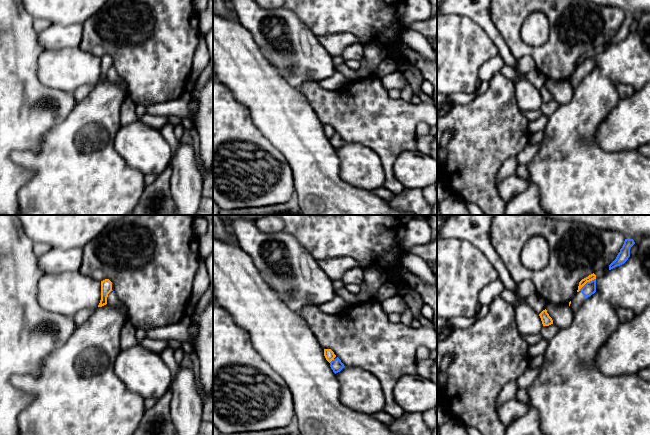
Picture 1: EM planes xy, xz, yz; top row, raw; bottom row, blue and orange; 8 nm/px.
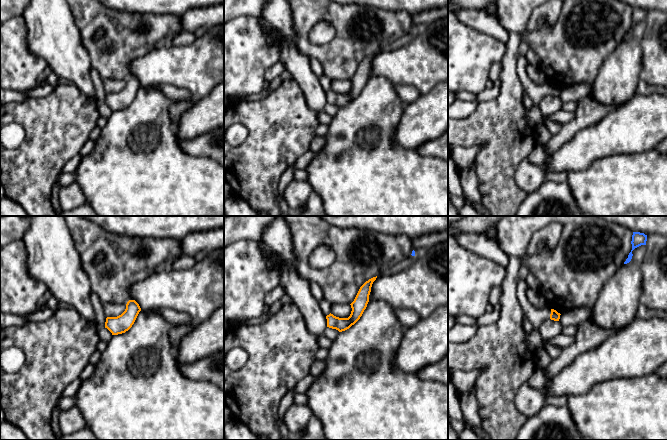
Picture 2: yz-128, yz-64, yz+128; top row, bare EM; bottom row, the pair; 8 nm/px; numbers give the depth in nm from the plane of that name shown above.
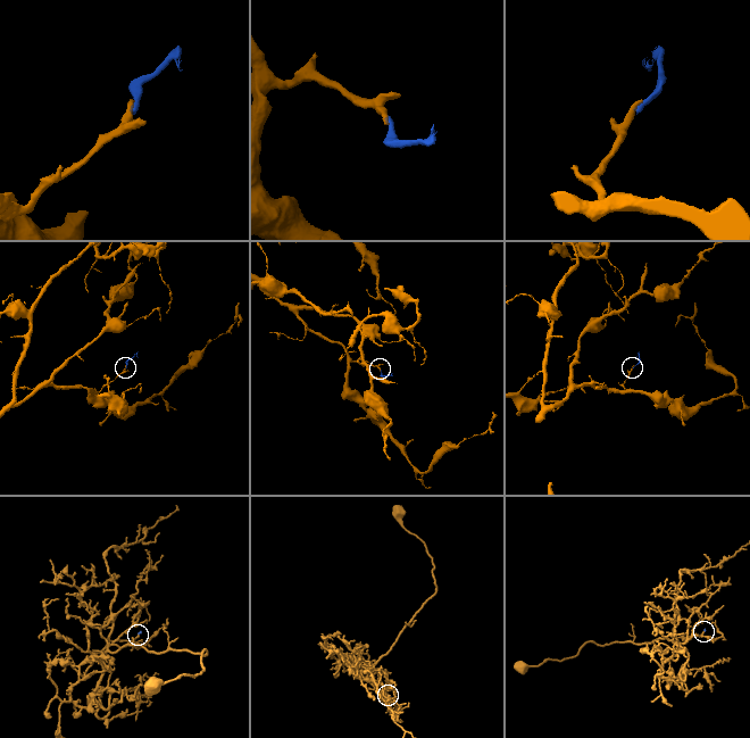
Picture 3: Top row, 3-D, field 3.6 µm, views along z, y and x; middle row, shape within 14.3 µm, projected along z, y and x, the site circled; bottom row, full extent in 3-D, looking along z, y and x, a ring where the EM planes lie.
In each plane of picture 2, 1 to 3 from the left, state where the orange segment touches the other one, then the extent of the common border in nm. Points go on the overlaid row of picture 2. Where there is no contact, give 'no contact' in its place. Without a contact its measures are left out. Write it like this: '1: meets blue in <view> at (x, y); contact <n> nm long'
1: no contact
2: no contact
3: no contact

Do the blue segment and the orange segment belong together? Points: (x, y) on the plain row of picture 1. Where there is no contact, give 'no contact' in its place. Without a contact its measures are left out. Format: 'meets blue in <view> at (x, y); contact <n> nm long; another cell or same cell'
meets blue in yz at (587, 58); contact 170 nm long; another cell

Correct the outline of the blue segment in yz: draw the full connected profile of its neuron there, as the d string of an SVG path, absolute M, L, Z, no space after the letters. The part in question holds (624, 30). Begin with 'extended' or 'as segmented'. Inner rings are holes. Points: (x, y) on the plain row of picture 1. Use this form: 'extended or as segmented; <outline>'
as segmented; M625 15L616 35L609 41L609 46L624 40L630 33L630 25L635 20L633 15Z

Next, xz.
as segmented; M337 133L336 135L334 135L330 138L330 143L333 146L333 148L336 150L336 149L340 148L345 142L341 138L341 136Z

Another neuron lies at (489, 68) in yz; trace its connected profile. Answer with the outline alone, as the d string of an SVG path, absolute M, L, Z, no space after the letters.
M498 54L493 58L486 61L480 69L478 70L478 78L481 82L489 82L492 76L500 72L502 68L505 66L505 62L503 58Z

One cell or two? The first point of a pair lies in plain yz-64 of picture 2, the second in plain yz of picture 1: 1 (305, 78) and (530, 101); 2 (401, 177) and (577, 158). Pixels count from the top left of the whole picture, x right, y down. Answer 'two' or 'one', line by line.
1: one
2: one

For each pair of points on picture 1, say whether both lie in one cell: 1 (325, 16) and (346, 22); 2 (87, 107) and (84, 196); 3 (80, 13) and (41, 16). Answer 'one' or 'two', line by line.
1: one
2: one
3: one

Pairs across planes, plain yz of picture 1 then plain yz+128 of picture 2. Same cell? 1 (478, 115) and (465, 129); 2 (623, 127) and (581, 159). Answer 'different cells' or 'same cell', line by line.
1: same cell
2: same cell

